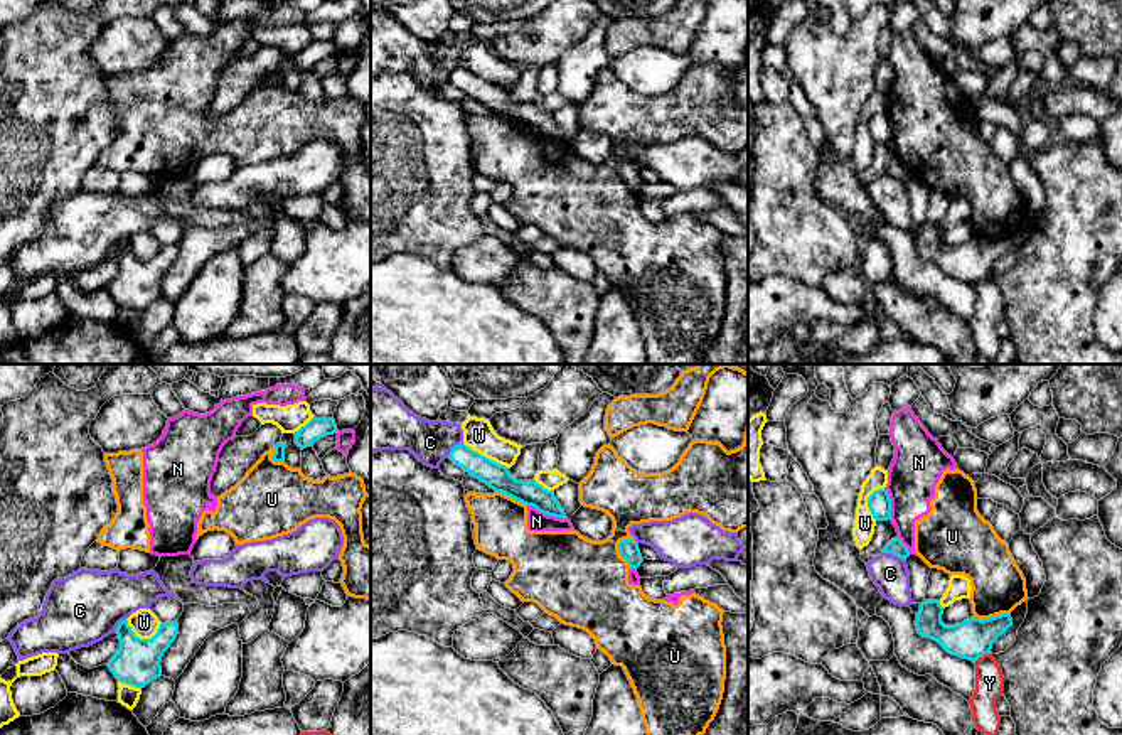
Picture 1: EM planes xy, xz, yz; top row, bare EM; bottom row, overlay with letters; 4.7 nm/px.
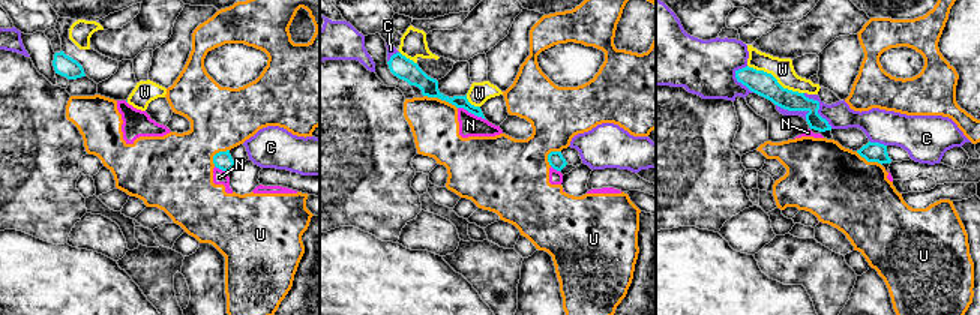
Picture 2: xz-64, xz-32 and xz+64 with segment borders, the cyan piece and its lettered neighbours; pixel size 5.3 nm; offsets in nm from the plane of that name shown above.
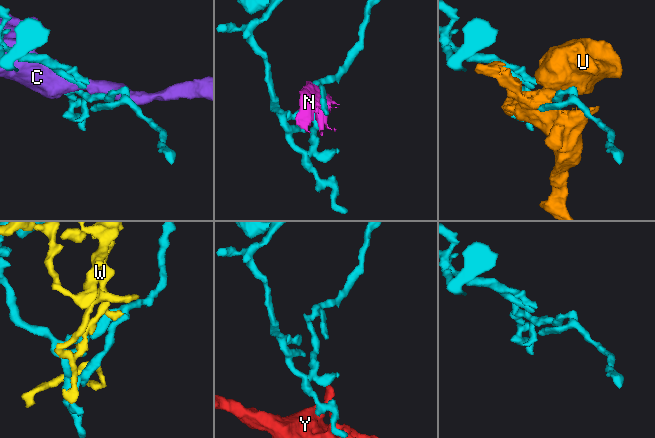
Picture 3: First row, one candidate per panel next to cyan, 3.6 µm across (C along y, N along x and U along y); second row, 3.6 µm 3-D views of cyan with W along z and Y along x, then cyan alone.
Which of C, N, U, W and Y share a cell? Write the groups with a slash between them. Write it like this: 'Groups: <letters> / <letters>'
Groups: C / N U / W / Y

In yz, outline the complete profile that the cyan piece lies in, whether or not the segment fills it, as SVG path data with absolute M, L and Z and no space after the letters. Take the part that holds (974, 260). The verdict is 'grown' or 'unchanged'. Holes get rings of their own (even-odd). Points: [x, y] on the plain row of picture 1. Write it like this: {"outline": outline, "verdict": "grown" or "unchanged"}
{"outline": "M940 223L922 224L915 243L918 256L937 263L948 276L972 285L984 276L991 276L994 263L1012 248L1011 236L984 243L972 238L955 248L945 248L942 236Z", "verdict": "unchanged"}

